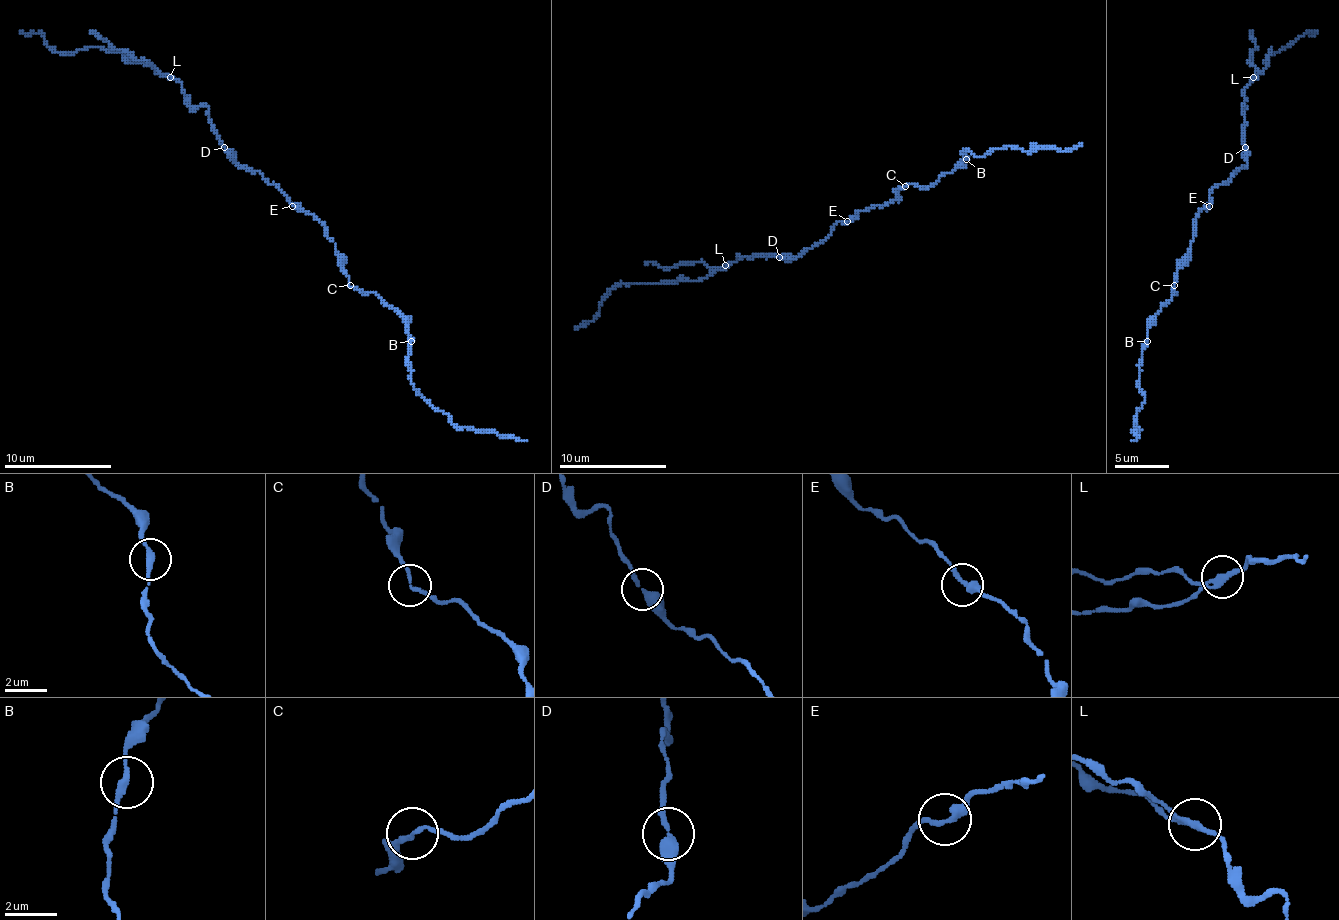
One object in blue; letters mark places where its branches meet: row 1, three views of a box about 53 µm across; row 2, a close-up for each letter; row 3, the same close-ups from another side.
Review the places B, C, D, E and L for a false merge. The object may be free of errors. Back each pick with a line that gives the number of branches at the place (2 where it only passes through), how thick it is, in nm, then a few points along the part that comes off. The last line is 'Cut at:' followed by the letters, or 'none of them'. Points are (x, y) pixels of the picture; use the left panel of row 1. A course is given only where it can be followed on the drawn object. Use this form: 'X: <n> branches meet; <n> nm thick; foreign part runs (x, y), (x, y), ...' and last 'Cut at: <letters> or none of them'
L: 3 branches meet; 200 nm thick; foreign part runs (171, 76), (152, 68), (144, 60), (133, 60), (90, 31)
Cut at: L

